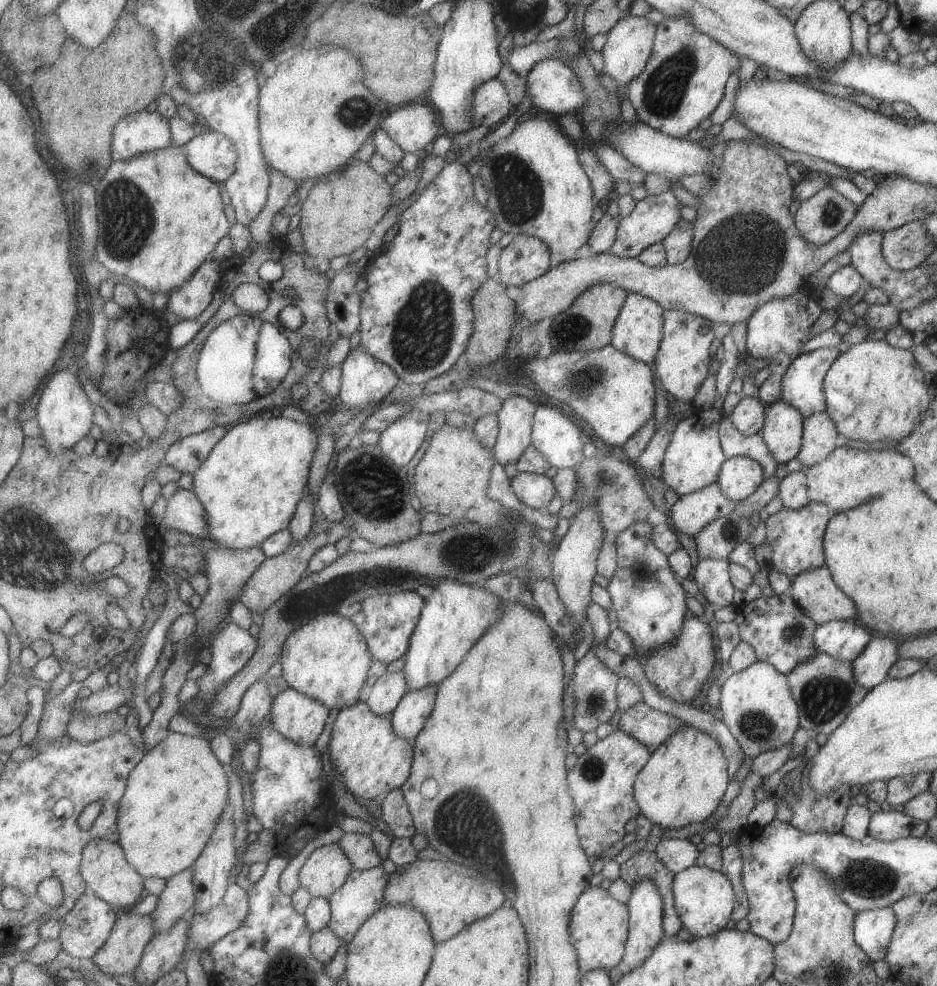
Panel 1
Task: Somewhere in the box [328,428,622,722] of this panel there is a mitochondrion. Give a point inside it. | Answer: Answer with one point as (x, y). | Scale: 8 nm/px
(370, 470)

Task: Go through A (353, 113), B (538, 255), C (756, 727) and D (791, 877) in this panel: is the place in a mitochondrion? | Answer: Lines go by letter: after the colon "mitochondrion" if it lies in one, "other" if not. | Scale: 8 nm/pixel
A: mitochondrion
B: other
C: mitochondrion
D: other

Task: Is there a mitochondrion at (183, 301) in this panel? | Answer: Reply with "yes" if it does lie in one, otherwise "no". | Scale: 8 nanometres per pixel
no

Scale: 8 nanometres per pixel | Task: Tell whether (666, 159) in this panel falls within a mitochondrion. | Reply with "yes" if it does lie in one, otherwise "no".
no

